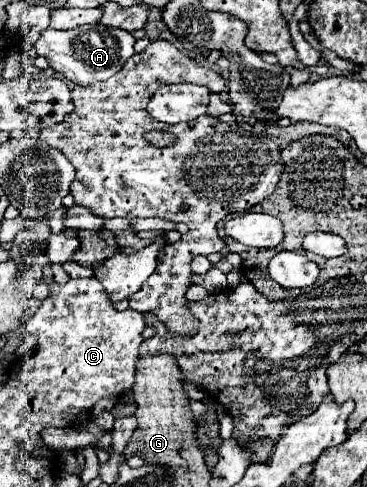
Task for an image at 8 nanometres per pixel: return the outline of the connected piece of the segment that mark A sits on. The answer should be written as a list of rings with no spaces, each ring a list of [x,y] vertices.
[[[85,24],[75,30],[51,30],[51,28],[45,30],[37,40],[35,50],[39,56],[45,56],[51,68],[61,72],[69,82],[87,86],[117,74],[123,68],[123,64],[135,54],[133,46],[135,46],[135,38],[131,32],[111,26]]]

